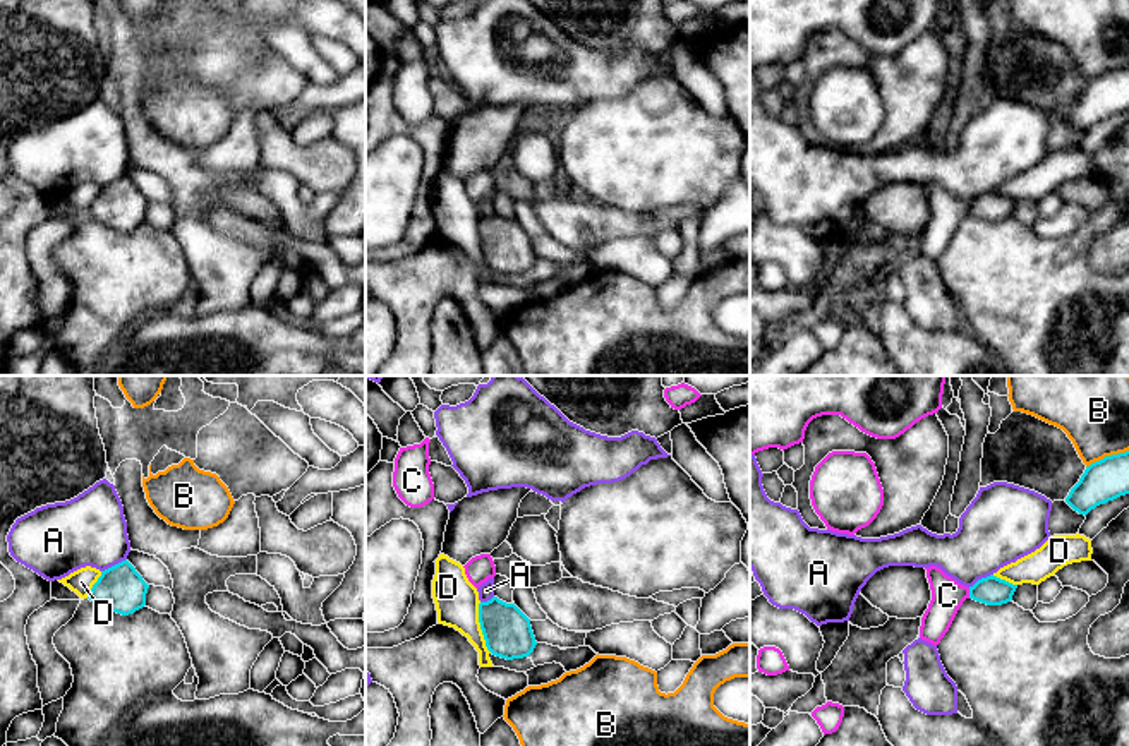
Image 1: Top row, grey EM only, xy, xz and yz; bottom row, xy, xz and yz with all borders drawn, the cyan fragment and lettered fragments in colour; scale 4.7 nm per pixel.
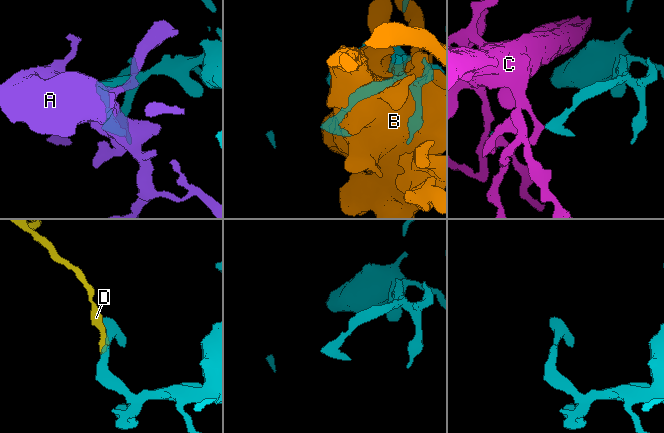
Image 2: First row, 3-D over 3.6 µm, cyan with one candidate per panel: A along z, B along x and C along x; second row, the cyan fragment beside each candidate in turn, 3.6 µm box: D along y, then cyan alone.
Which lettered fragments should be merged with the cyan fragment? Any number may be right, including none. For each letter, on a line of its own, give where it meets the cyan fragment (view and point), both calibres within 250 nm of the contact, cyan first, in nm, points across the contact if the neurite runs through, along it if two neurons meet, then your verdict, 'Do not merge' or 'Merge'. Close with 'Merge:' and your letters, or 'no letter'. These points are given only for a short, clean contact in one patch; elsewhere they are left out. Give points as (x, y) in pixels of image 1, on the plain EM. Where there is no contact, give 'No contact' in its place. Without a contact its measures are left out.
A: Touches cyan at xy (115, 180). Thickness 220 nm (cyan) against 340 nm. Boundary: xy (126, 174), (102, 187). Do not merge
B: Touches cyan at yz (1107, 72). Thickness 200 nm (cyan) against 320 nm. Do not merge
C: Touches cyan at yz (970, 210). Thickness 140 nm (cyan) against 160 nm. Boundary: yz (968, 204), (970, 213). Do not merge
D: Touches cyan at xz (481, 244). Thickness 220 nm (cyan) against 200 nm. Boundary: xz (479, 218), (479, 244), (484, 261), (491, 268). Do not merge
Merge: no letter

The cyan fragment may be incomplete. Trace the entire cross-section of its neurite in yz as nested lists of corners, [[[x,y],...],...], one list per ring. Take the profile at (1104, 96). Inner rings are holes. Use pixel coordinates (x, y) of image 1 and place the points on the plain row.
[[[1129,67],[1105,72],[1086,82],[1066,118],[1079,130],[1129,110]]]

